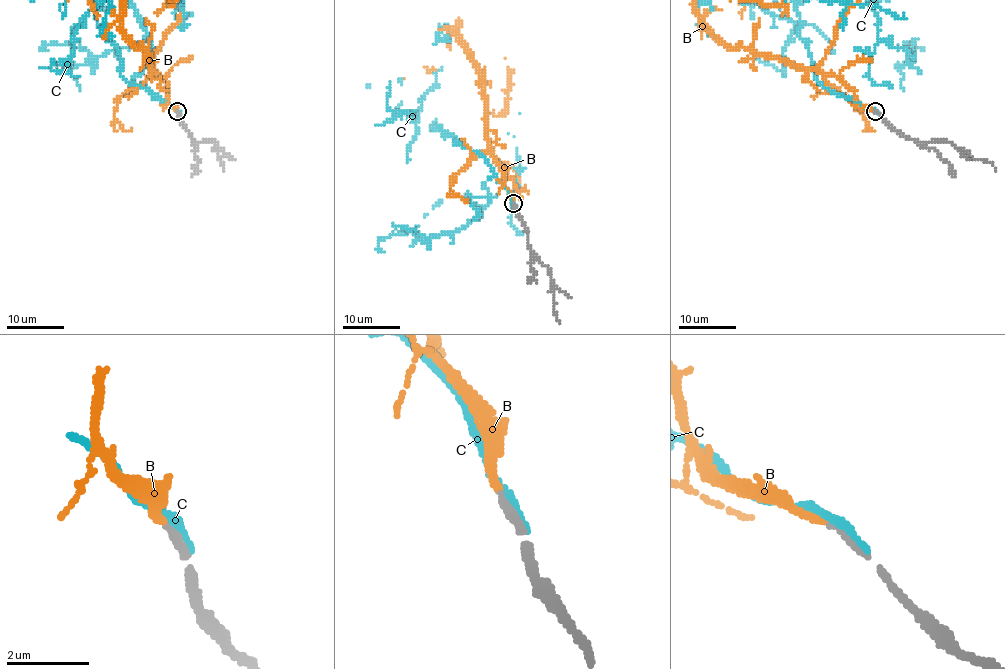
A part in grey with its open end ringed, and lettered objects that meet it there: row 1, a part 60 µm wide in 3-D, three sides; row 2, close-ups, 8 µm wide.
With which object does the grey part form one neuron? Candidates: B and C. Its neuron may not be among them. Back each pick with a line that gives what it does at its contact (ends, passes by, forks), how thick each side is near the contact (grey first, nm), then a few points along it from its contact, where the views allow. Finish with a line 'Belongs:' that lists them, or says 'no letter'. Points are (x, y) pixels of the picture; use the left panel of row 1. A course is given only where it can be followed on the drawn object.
B: it ends | 240/200 nm
Belongs: B

